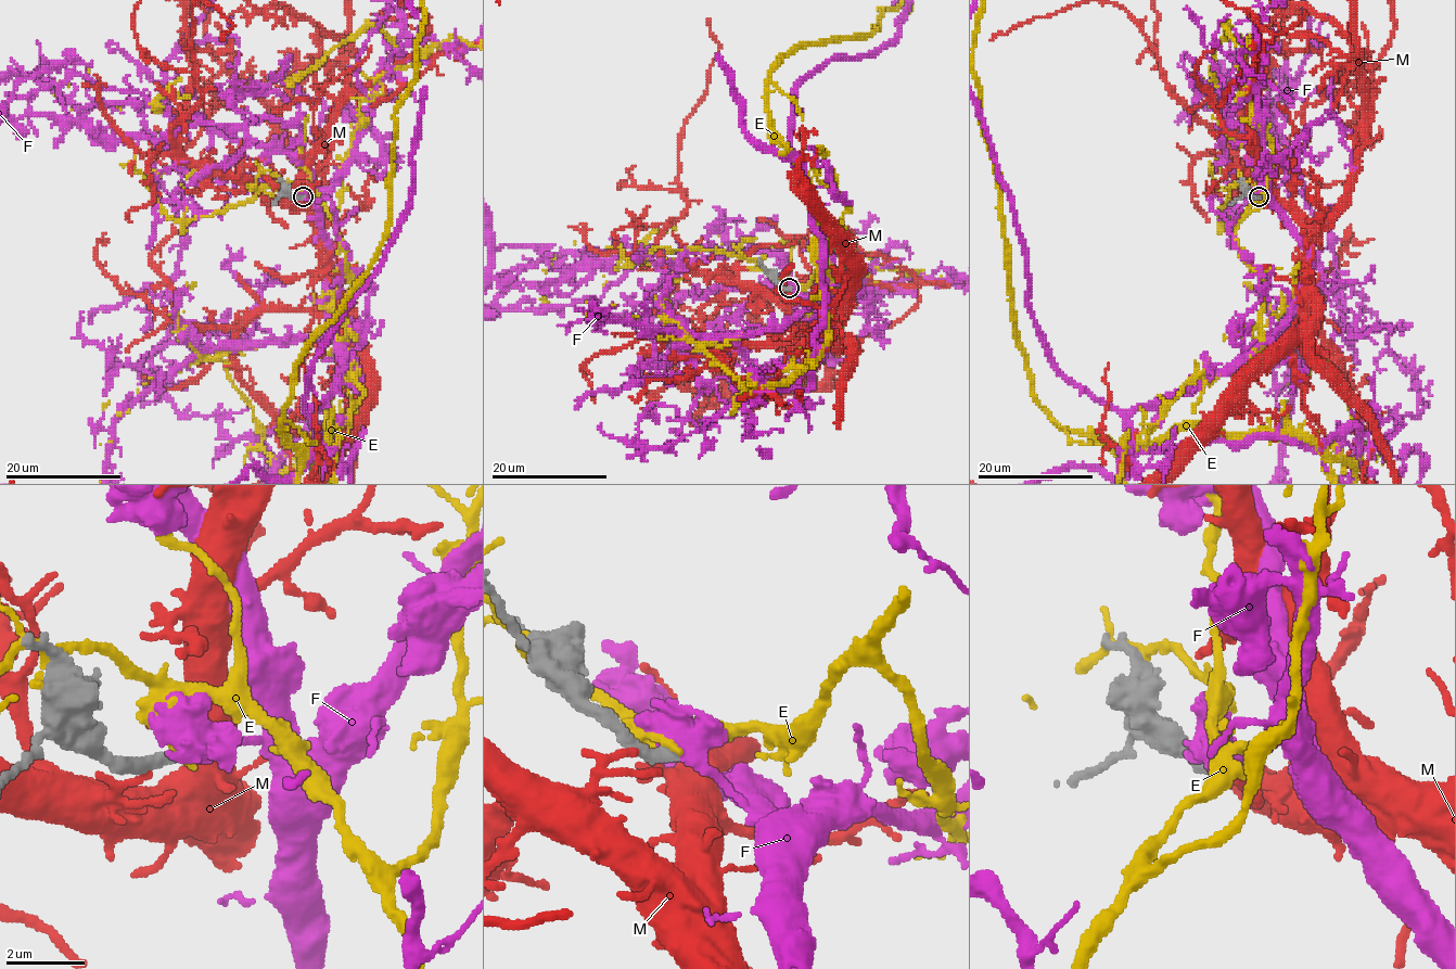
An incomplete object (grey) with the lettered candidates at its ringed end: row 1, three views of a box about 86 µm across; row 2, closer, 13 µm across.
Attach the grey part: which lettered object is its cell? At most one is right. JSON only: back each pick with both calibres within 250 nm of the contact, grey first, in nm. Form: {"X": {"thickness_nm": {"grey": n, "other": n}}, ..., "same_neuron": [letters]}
{"F": {"thickness_nm": {"grey": 360, "other": 500}}, "same_neuron": ["F"]}

